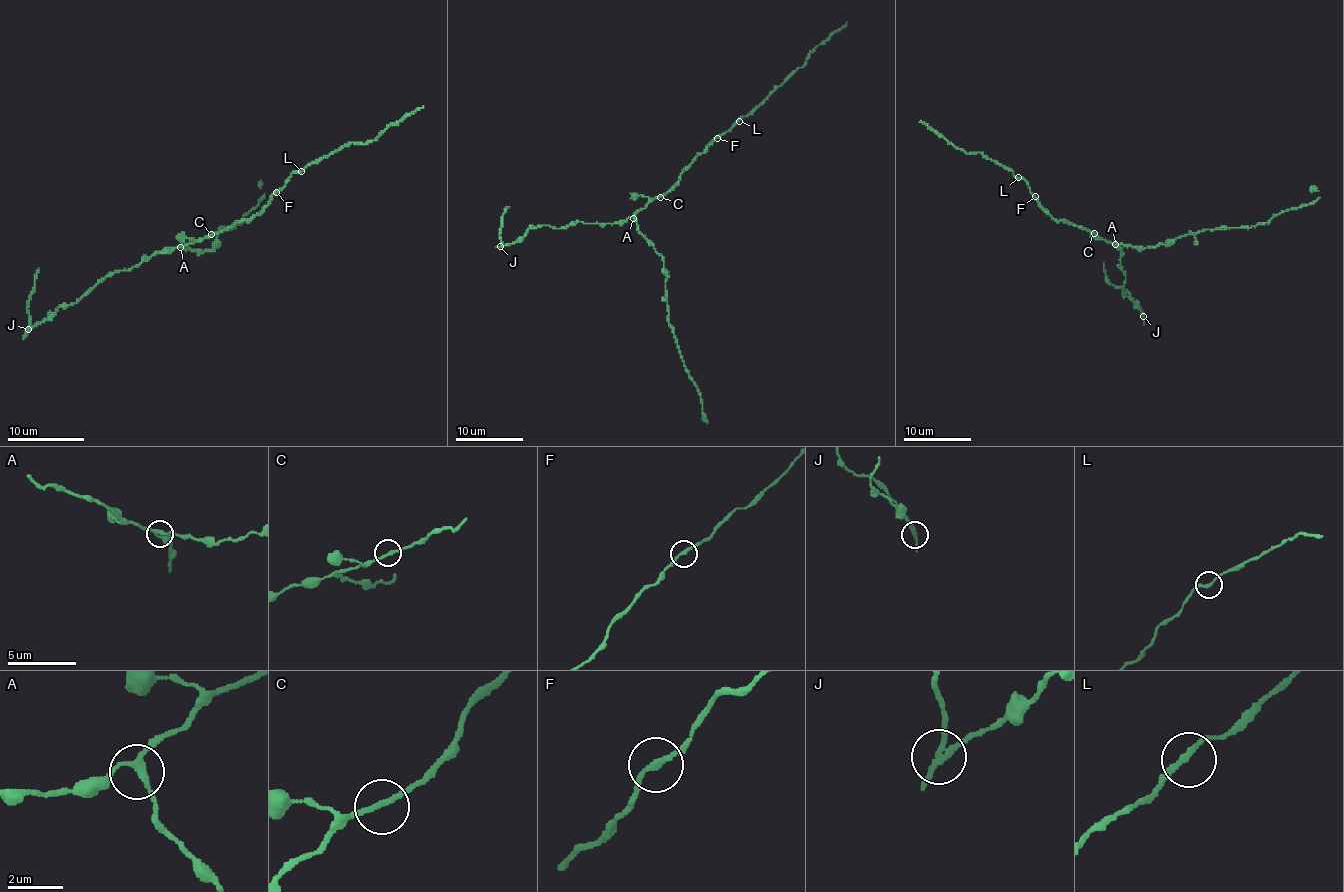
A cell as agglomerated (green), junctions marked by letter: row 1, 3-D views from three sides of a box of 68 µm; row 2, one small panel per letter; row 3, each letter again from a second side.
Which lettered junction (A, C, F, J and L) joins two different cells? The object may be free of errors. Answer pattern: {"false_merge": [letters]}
{"false_merge": ["J"]}

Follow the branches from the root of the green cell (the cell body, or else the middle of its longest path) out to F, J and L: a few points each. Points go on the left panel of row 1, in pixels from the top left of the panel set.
F: (211, 236), (241, 221), (249, 221), (276, 192)
J: (211, 236), (182, 244), (170, 251), (153, 253), (126, 270), (109, 272), (75, 303), (61, 305), (29, 330)
L: (211, 236), (241, 221), (249, 221), (293, 173), (301, 171)

